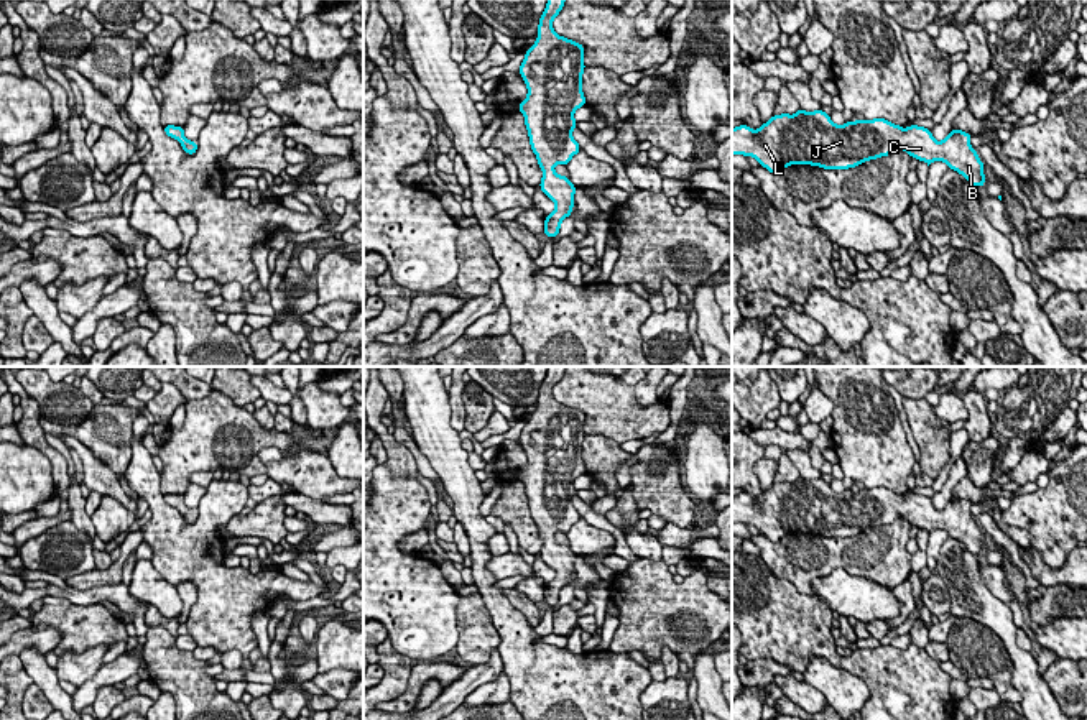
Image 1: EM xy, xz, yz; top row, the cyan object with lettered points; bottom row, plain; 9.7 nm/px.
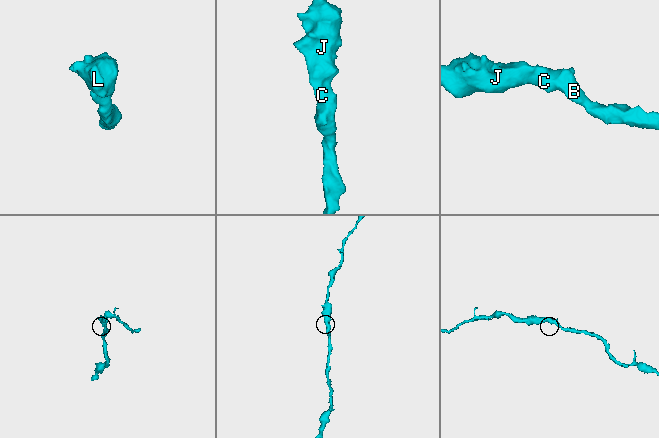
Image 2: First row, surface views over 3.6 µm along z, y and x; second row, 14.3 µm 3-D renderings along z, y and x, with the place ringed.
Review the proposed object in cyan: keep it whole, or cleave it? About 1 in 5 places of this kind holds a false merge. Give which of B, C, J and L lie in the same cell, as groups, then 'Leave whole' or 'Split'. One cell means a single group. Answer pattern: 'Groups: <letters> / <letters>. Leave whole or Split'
Groups: B C J L. Leave whole

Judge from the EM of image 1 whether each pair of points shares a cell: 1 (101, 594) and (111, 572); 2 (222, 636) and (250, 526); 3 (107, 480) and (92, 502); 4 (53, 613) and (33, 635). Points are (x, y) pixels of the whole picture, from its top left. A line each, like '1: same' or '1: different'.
1: different
2: different
3: different
4: different

